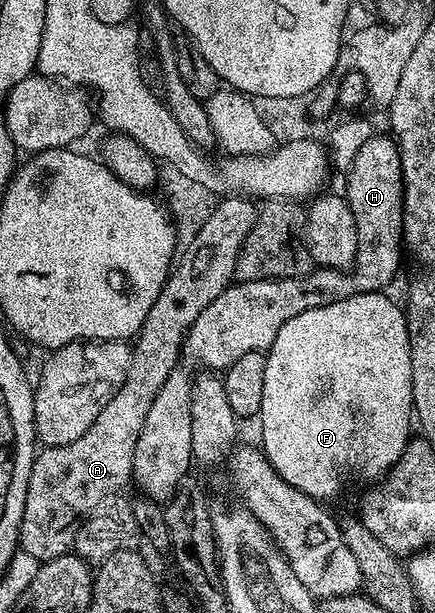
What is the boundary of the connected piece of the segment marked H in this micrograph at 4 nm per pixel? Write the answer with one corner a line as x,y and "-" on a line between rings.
375,133
356,152
356,160
352,160
350,169
345,171
346,190
344,197
352,208
352,216
356,220
356,260
352,267
354,275
349,278
349,273
341,270
327,270
325,268
311,269
310,273
302,274
299,278
265,278
255,282
235,281
208,308
196,316
196,320
186,331
186,341
182,344
180,355
183,363
190,366
207,366
210,372
225,372
229,366
236,364
240,356
257,350
269,351
270,345
276,340
276,332
292,320
292,316
300,316
300,312
308,312
312,308
324,308
324,304
332,304
337,298
347,298
355,292
378,292
394,278
398,265
402,262
402,250
404,254
404,235
402,233
402,165
398,155
398,143
393,137
385,133

